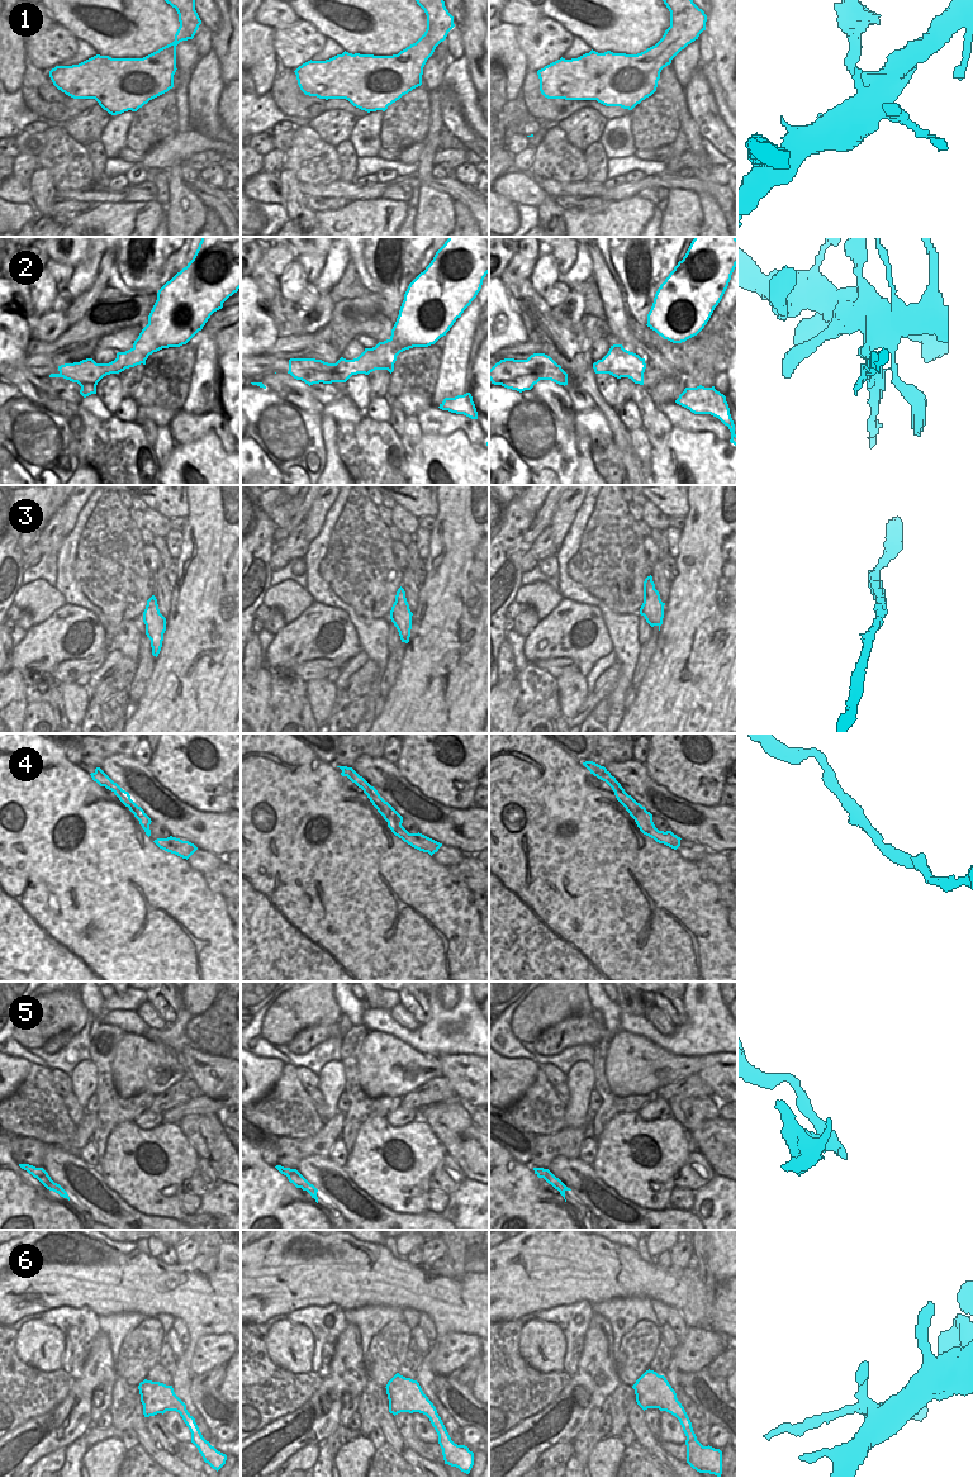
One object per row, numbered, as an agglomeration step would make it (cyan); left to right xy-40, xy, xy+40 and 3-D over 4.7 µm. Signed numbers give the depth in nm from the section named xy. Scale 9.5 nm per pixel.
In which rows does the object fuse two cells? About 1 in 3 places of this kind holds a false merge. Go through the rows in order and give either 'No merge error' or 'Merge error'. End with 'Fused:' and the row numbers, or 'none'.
1: No merge error
2: Merge error
3: No merge error
4: No merge error
5: Merge error
6: No merge error
Fused: 2, 5.

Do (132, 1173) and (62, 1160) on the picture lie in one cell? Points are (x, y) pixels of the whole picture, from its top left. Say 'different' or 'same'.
different

